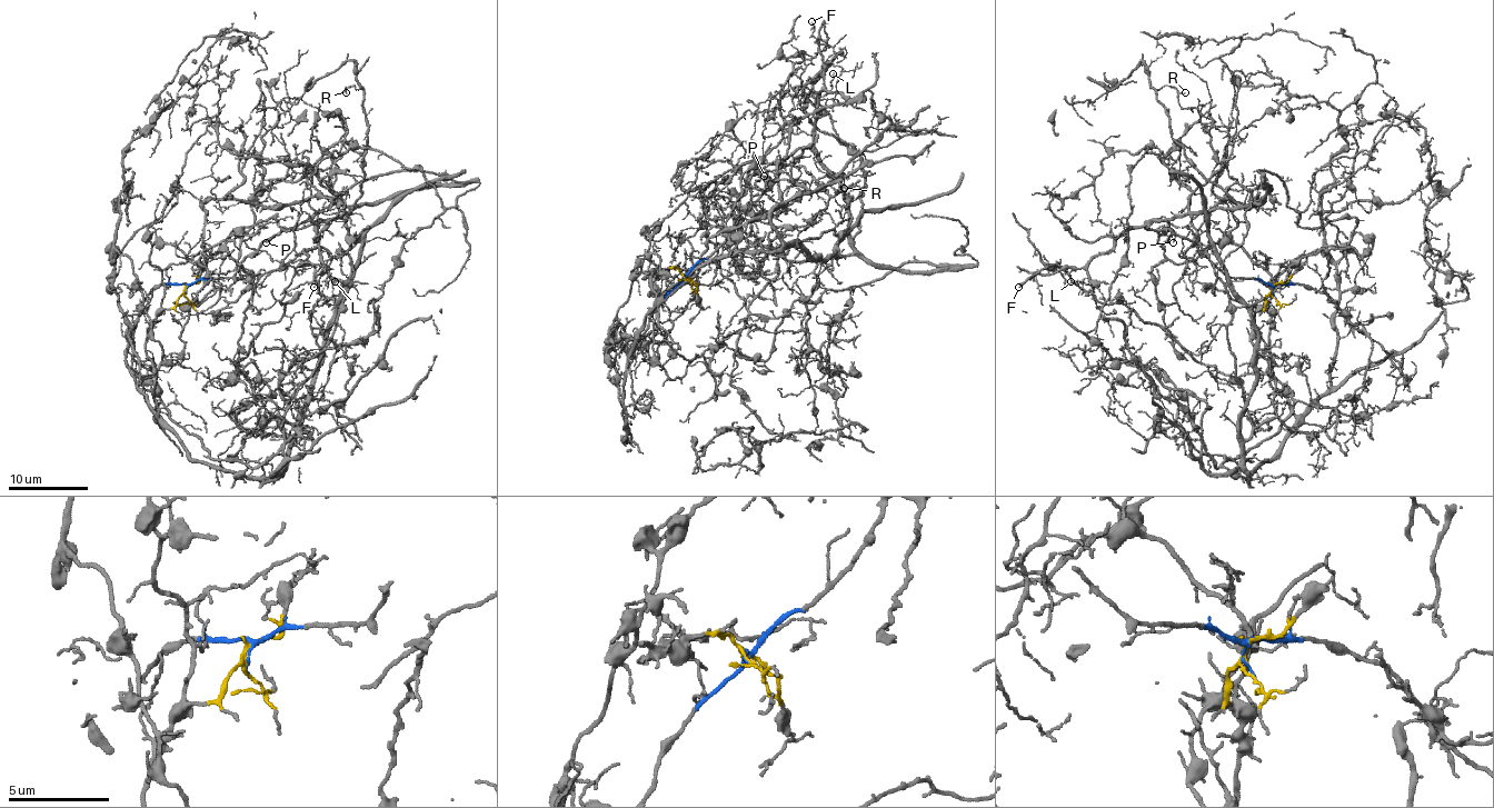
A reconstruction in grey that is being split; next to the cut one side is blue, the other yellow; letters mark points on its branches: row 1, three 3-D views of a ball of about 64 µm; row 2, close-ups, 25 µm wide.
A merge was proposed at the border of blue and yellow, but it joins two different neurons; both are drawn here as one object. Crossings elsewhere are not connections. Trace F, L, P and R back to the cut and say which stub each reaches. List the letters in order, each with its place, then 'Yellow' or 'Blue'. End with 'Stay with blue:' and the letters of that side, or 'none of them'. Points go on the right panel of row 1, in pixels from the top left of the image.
F: Place: (1018, 287). Blue
L: Place: (1071, 281). Blue
P: Place: (1173, 242). Blue
R: Place: (1185, 92). Blue
Stay with blue: F, L, P, R

